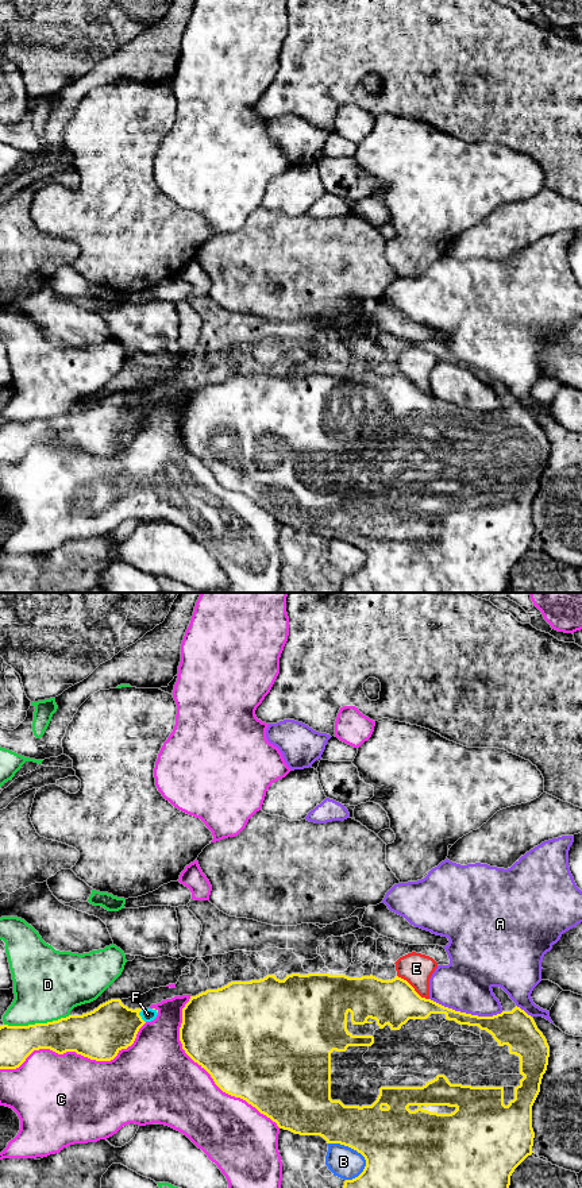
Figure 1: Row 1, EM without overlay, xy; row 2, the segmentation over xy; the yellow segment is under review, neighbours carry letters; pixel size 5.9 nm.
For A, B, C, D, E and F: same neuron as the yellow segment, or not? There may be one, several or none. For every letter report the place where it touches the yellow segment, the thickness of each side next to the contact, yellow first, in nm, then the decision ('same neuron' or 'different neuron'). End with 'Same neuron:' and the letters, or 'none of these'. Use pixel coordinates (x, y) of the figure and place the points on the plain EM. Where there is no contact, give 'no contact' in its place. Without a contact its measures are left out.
A: xy (465, 408) | 170/320 nm | different neuron
B: xy (353, 543) | 400/190 nm | different neuron
C: xy (205, 465) | 500/440 nm | different neuron
D: xy (37, 419) | 220/420 nm | different neuron
E: xy (413, 384) | 280/190 nm | different neuron
F: xy (139, 411) | 300/80 nm | different neuron
Same neuron: none of these

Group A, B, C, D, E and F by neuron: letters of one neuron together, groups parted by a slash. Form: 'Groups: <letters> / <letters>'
Groups: A / B / C F / D / E

